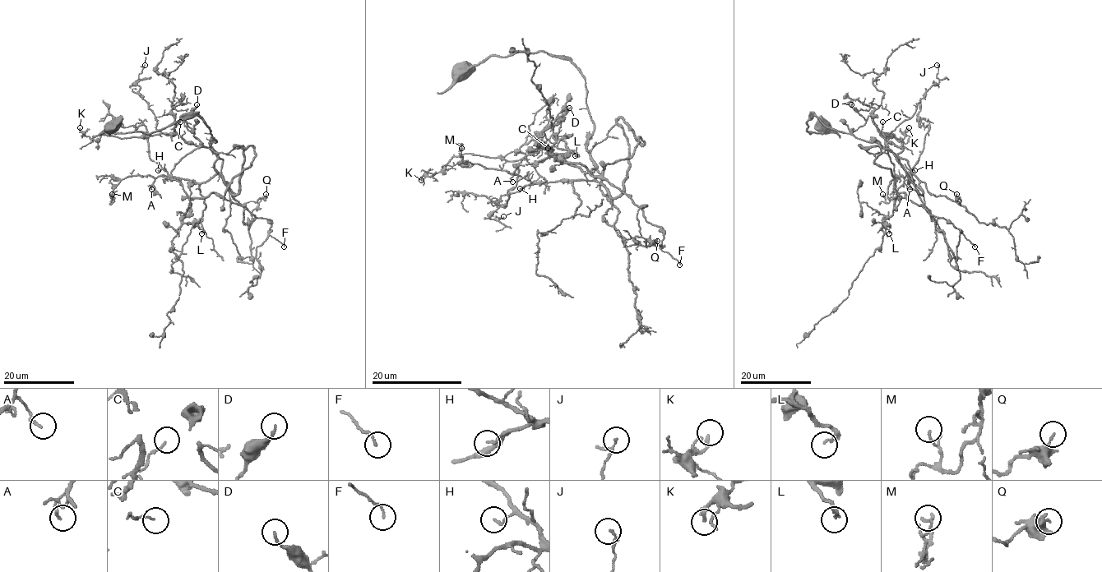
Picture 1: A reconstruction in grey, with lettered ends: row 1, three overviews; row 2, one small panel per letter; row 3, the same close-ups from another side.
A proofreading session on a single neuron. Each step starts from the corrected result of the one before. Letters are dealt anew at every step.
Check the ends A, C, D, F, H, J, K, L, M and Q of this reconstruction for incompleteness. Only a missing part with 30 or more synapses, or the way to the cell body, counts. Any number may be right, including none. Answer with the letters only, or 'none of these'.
L

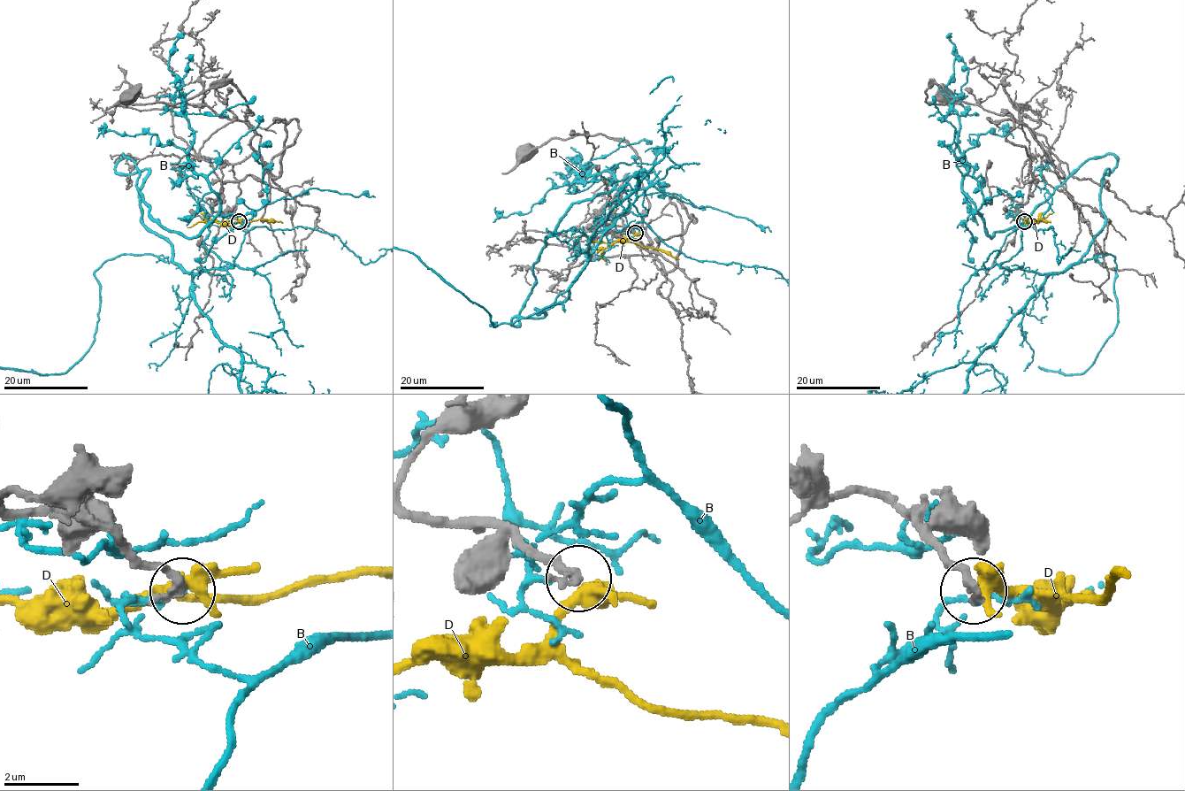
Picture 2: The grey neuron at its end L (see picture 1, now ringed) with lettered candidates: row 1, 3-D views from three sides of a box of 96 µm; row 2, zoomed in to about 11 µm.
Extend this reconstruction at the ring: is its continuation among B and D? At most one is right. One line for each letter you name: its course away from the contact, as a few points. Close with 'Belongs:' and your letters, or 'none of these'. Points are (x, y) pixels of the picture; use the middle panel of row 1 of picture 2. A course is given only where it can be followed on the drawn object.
Belongs: none of these

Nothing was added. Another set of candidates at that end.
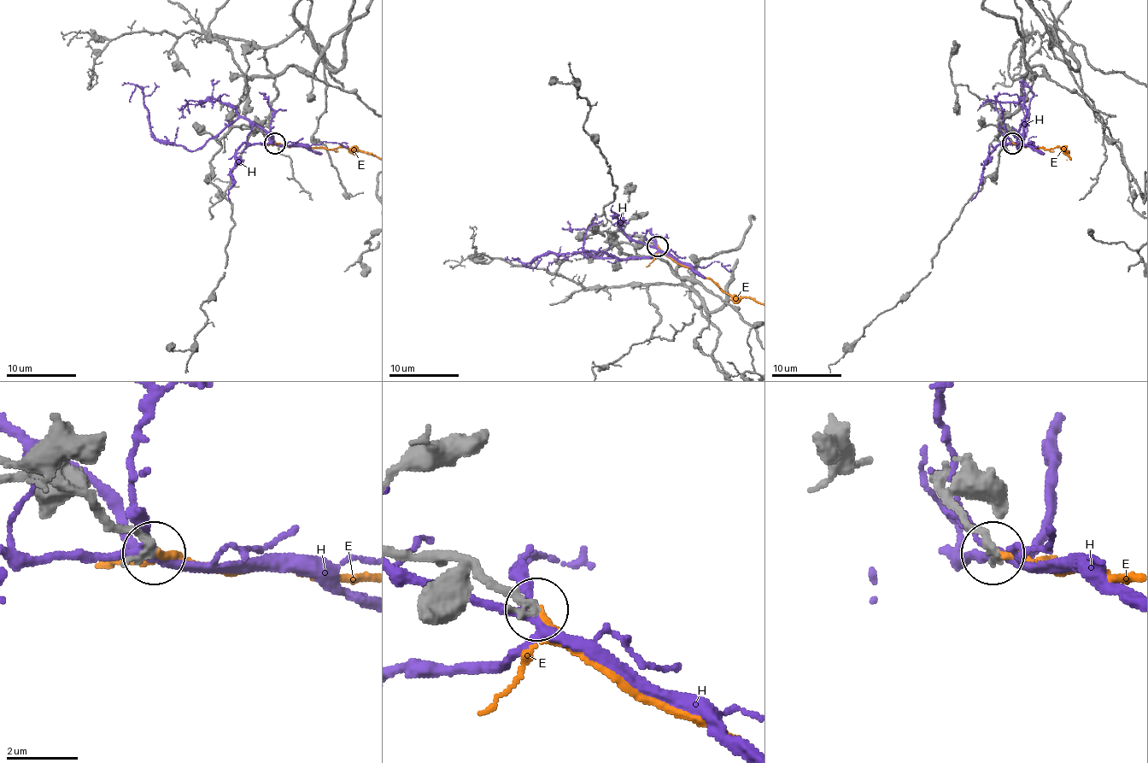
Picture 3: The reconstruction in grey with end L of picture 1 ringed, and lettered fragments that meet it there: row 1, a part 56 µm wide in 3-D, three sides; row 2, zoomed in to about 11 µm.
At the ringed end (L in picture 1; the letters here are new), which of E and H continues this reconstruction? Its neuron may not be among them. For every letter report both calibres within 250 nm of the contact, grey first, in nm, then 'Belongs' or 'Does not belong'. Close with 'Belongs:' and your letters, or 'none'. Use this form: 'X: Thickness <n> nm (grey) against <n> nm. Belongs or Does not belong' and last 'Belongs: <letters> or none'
E: Thickness 240 nm (grey) against 140 nm. Belongs
H: Thickness 280 nm (grey) against 240 nm. Does not belong
Belongs: E

